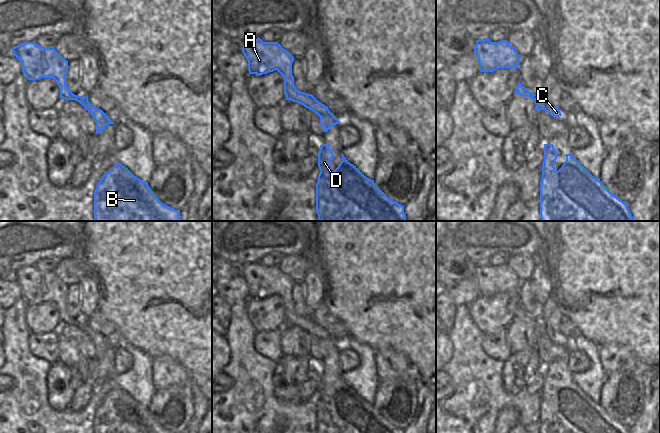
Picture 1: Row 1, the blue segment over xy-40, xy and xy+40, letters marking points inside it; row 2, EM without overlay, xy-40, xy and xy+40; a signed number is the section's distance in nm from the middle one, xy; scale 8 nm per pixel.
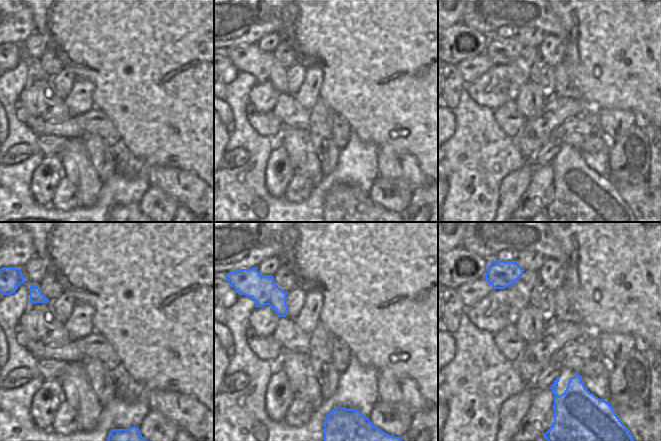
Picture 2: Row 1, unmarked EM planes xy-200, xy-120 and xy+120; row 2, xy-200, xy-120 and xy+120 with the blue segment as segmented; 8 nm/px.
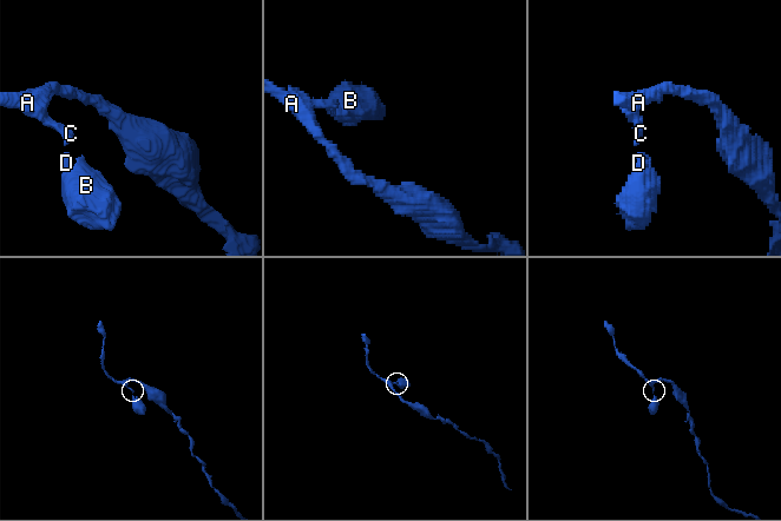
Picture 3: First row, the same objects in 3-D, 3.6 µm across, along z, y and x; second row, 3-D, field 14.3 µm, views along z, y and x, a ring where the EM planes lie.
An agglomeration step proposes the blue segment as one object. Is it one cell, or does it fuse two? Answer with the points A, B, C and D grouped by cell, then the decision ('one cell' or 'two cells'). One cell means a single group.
groups A B C D; one cell

